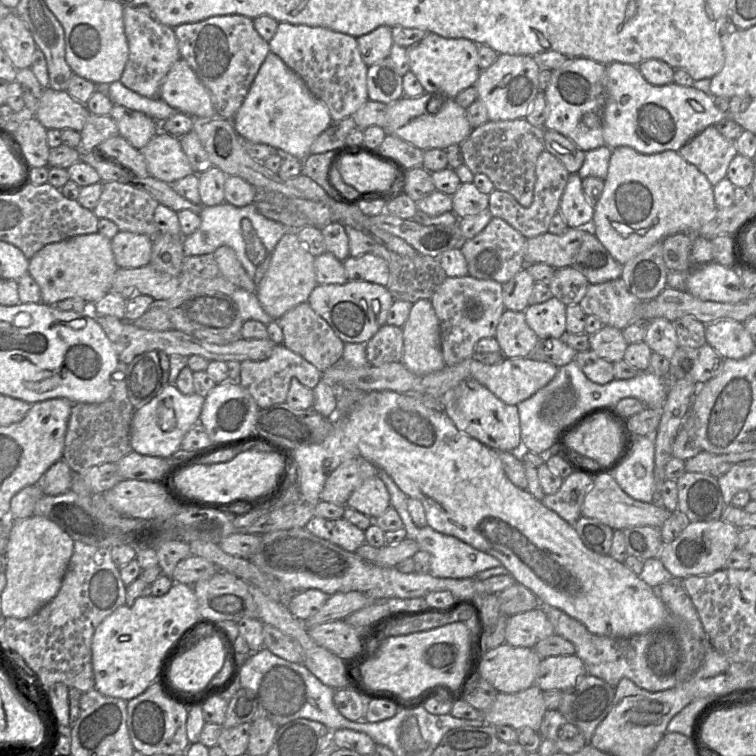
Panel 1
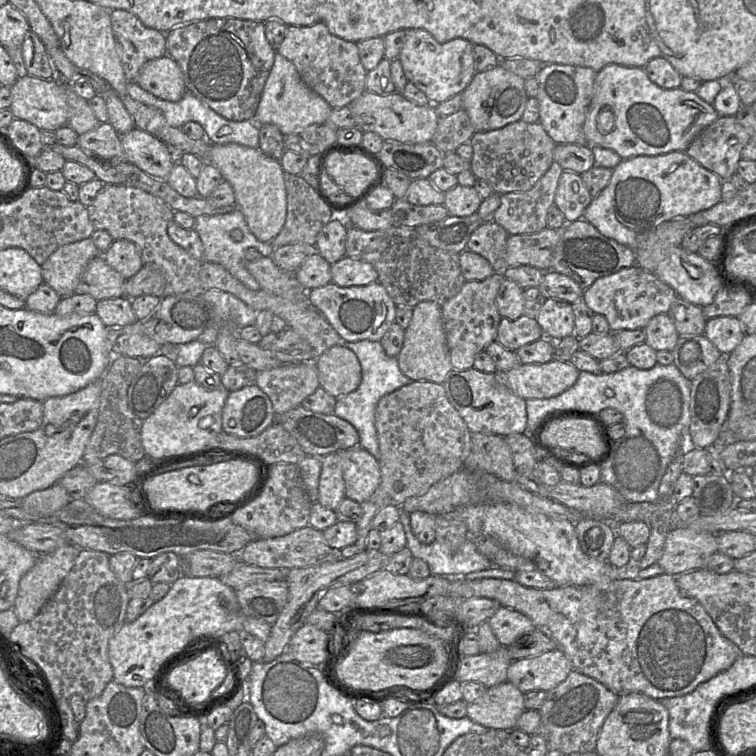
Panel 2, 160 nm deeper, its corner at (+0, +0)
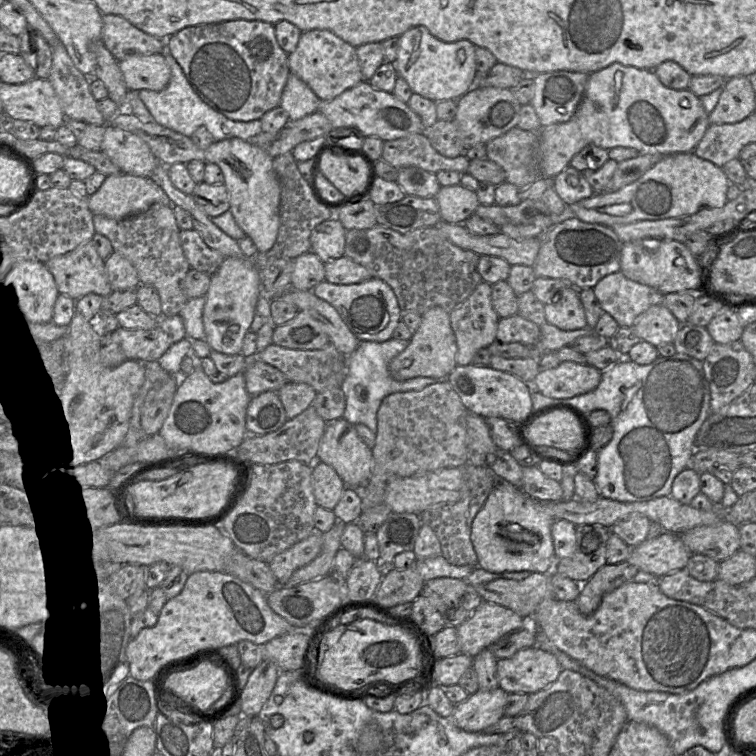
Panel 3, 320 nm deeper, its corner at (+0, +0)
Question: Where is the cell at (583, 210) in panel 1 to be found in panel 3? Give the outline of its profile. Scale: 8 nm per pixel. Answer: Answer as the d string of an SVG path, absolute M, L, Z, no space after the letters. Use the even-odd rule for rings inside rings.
M570 165L554 177L553 188L567 206L595 194L583 173Z

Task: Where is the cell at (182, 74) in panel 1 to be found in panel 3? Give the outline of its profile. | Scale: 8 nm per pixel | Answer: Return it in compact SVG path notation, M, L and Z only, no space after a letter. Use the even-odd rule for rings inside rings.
M163 53L133 54L118 62L128 90L161 91L170 80L170 67Z

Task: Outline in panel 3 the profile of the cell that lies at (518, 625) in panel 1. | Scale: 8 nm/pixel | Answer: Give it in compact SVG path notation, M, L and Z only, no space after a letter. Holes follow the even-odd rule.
M483 601L457 628L461 653L475 657L498 640L528 625L509 608Z

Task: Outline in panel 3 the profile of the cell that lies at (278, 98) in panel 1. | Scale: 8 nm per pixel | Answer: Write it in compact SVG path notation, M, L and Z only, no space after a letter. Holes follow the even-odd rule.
M289 73L279 105L287 113L289 121L316 112L320 102L321 100L306 83Z

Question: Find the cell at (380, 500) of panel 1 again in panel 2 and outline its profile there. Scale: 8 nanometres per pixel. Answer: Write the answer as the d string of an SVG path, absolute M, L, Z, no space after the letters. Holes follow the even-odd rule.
M359 445L338 452L345 482L345 495L362 504L373 495L380 484L379 461Z

